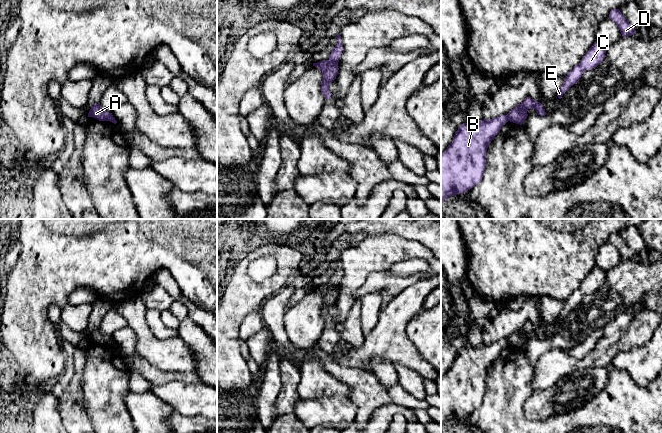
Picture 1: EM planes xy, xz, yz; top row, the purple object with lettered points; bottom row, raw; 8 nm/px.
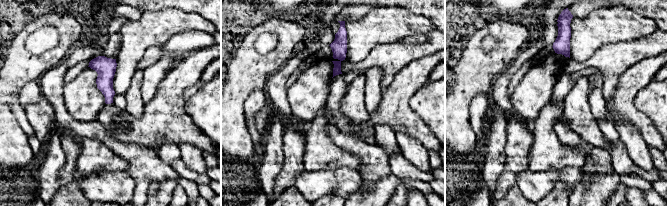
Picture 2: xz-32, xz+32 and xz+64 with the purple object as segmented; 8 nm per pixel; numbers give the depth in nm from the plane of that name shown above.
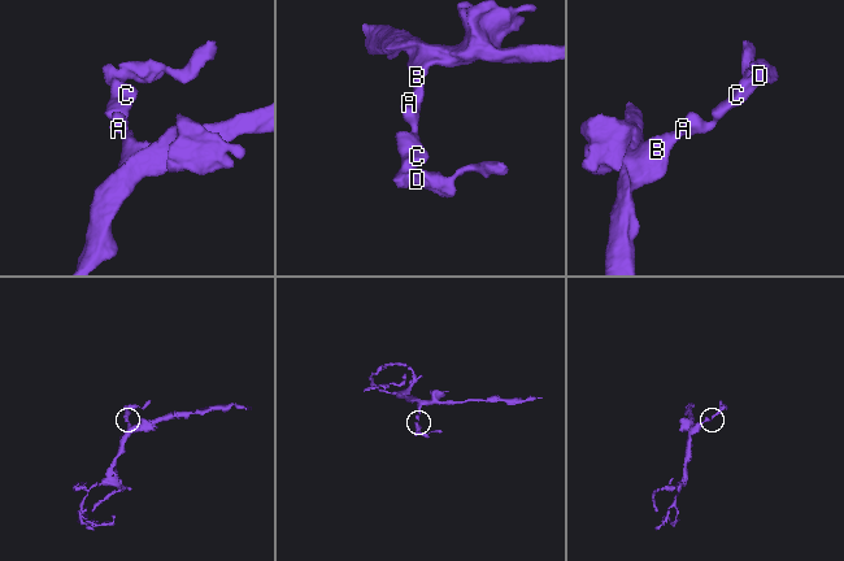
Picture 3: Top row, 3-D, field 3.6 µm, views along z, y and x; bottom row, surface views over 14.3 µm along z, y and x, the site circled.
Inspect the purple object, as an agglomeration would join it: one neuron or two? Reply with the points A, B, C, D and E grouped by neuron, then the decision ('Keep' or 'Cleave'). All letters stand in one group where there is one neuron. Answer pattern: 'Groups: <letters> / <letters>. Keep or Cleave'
Groups: A C D E / B. Cleave

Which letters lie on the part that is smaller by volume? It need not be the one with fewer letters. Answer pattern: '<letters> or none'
A, C, D, E

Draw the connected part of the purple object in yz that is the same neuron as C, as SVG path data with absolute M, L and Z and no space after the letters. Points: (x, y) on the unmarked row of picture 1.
M595 266L589 272L589 275L585 278L582 285L577 288L565 301L562 311L557 316L558 322L561 323L563 318L580 304L582 298L586 294L597 291L604 284L606 275L607 272Z

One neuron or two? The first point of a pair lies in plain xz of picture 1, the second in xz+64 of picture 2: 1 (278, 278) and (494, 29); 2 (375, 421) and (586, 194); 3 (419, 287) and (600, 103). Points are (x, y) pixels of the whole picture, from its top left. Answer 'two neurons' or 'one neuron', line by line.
1: one neuron
2: one neuron
3: two neurons

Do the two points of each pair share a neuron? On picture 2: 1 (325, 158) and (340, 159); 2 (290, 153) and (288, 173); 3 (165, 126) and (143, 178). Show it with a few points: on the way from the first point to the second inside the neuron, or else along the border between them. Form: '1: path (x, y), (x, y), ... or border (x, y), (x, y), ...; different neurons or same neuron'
1: path (329, 158), (336, 158); same neuron
2: path (290, 158), (290, 168); same neuron
3: border (133, 142), (151, 148), (156, 152); different neurons

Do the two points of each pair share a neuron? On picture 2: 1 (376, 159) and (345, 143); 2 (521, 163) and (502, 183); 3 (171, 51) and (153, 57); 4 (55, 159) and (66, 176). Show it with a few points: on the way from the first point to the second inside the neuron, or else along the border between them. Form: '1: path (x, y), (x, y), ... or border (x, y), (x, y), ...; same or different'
1: path (368, 154), (353, 145); same
2: path (516, 168), (507, 178); same
3: border (163, 46), (162, 56), (144, 69); different
4: border (61, 144), (65, 158), (59, 172), (60, 186); different

